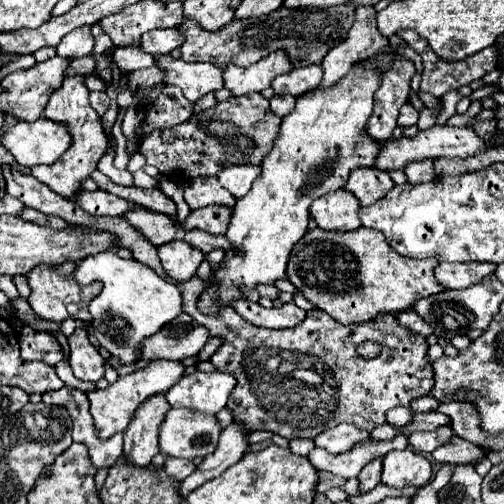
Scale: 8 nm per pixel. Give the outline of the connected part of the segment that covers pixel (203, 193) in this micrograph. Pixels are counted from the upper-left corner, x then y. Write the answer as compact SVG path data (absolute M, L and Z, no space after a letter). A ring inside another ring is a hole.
M215 176L211 178L195 178L185 184L185 202L191 210L211 206L211 204L223 204L233 206L235 198L231 192L227 192Z

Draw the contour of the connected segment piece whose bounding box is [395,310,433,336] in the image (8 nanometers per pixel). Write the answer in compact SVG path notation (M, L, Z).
M413 310L395 312L395 316L397 316L397 320L401 322L401 326L403 326L403 328L407 326L407 330L411 330L411 332L417 332L417 334L421 334L421 336L429 336L429 334L433 332L431 326L429 326L423 318L419 318Z

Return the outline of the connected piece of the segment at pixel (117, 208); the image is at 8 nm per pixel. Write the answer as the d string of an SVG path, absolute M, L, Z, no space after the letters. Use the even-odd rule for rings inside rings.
M81 190L71 200L93 216L119 216L119 212L127 212L127 208L131 208L131 202L121 200L119 196L113 196L105 190L95 192Z

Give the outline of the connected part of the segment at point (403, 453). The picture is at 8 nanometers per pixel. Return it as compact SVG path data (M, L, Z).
M391 450L383 458L381 482L393 488L425 486L431 480L431 464L413 450Z

